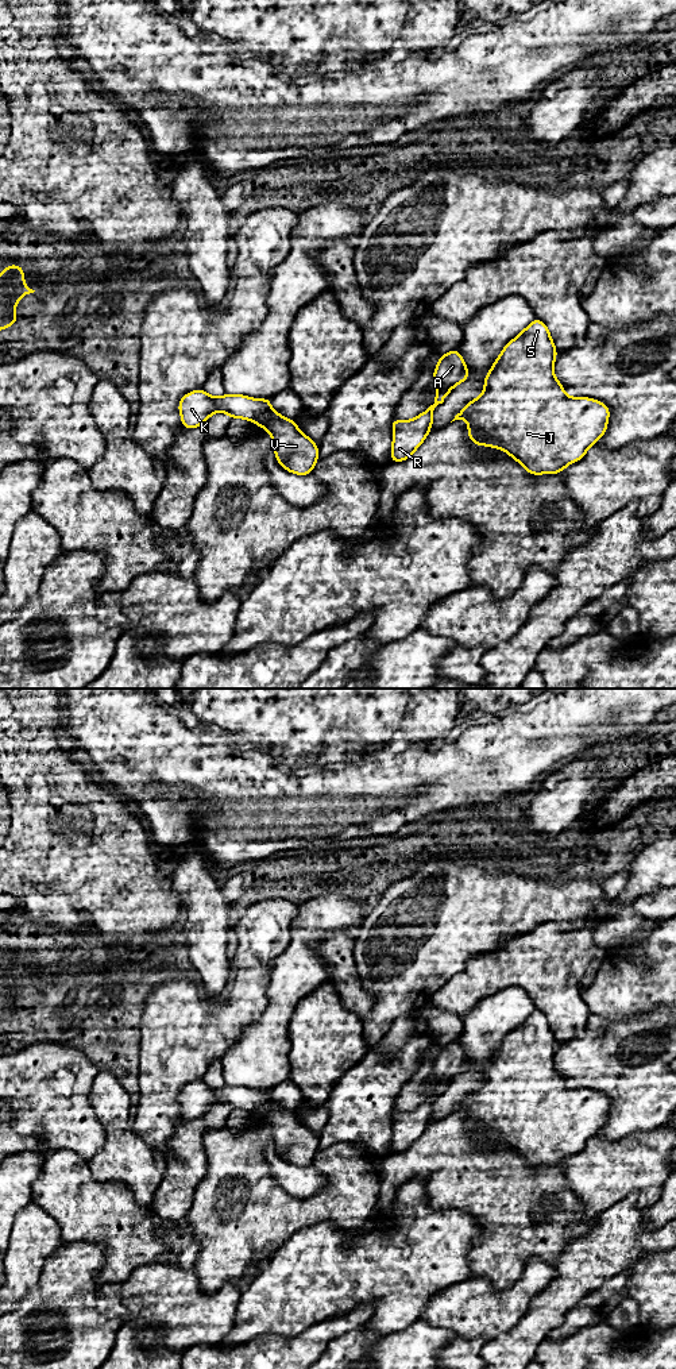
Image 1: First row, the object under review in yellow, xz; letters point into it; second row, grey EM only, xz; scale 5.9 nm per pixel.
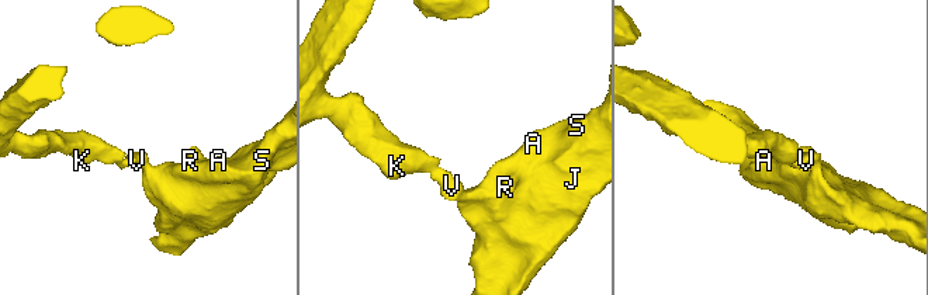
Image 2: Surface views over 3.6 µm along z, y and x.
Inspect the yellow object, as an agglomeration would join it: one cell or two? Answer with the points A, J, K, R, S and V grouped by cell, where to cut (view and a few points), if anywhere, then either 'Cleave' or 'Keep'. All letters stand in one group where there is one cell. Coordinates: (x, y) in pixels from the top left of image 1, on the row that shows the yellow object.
Groups: A J R S V / K. Split along xz (271, 409), (267, 409), (254, 421). Cleave

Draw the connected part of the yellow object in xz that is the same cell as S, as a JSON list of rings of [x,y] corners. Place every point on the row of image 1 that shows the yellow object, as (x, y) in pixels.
[[[536,317],[506,343],[487,371],[483,381],[484,392],[464,405],[452,421],[466,420],[468,423],[467,436],[474,444],[502,450],[522,464],[530,475],[563,473],[568,464],[582,460],[588,448],[606,433],[610,408],[599,400],[567,396],[564,386],[553,373],[556,358],[557,350],[548,325]]]

